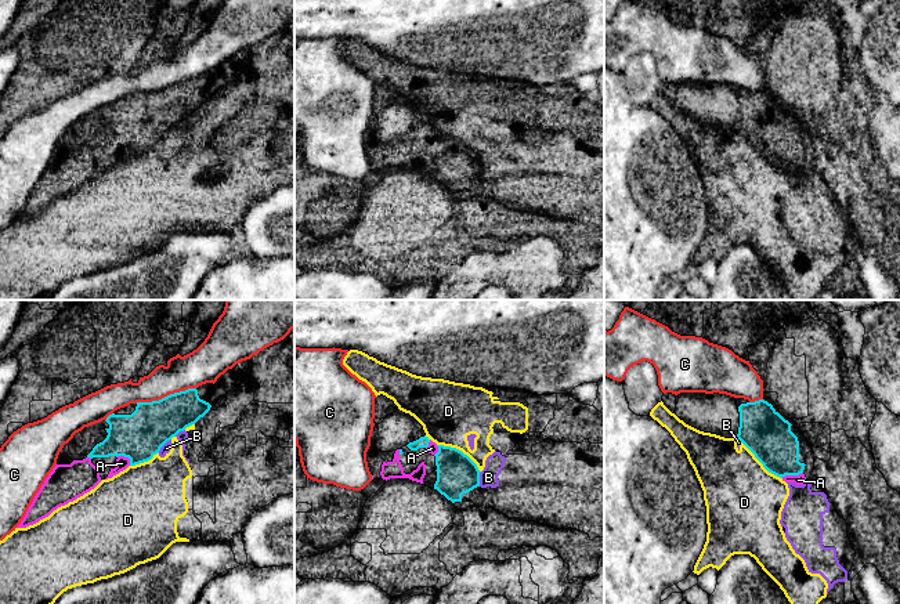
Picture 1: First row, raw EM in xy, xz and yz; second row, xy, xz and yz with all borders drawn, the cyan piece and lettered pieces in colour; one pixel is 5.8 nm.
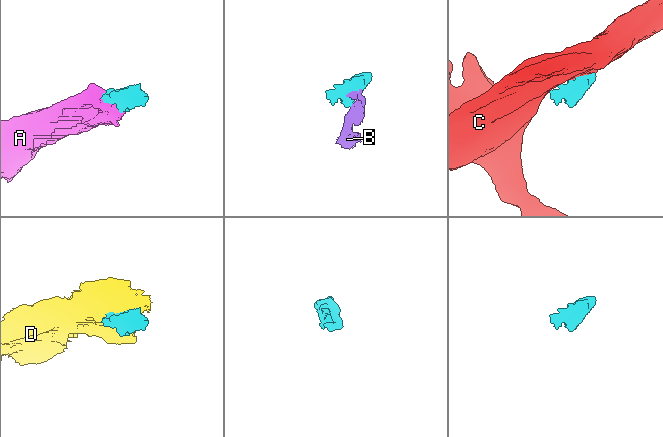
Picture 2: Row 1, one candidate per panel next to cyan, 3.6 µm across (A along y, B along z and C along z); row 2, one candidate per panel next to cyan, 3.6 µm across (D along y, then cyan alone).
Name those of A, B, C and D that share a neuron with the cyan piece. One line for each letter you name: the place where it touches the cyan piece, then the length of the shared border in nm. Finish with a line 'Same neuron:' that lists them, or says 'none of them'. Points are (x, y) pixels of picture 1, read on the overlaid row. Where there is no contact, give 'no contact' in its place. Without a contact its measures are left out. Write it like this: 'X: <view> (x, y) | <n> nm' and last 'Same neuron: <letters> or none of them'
A: yz (791, 474) | 130 nm
Same neuron: A

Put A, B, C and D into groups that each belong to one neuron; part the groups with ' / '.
A / B D / C

